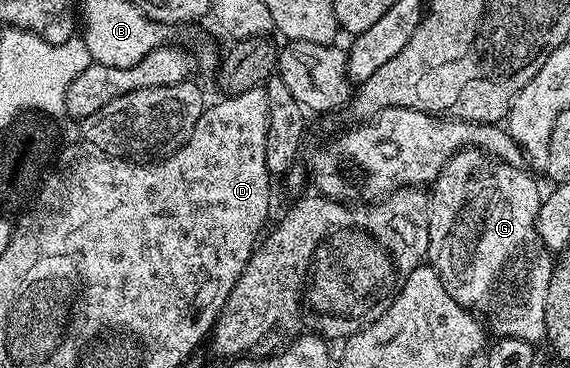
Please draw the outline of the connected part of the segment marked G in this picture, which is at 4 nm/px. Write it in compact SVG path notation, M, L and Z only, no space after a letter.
M475 148L456 153L430 186L427 261L438 272L442 288L460 306L479 312L496 338L517 338L533 344L546 339L546 288L550 288L554 258L536 232L541 201L542 190L524 168L491 158Z

